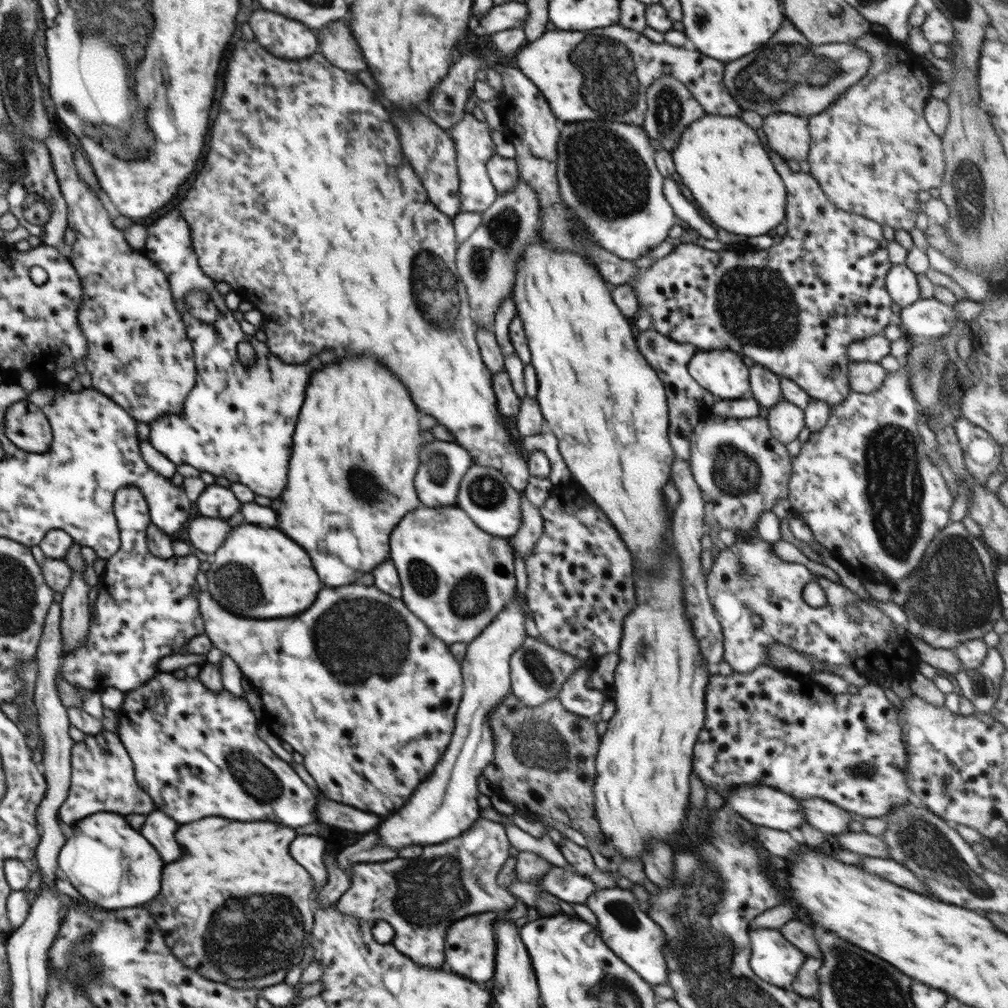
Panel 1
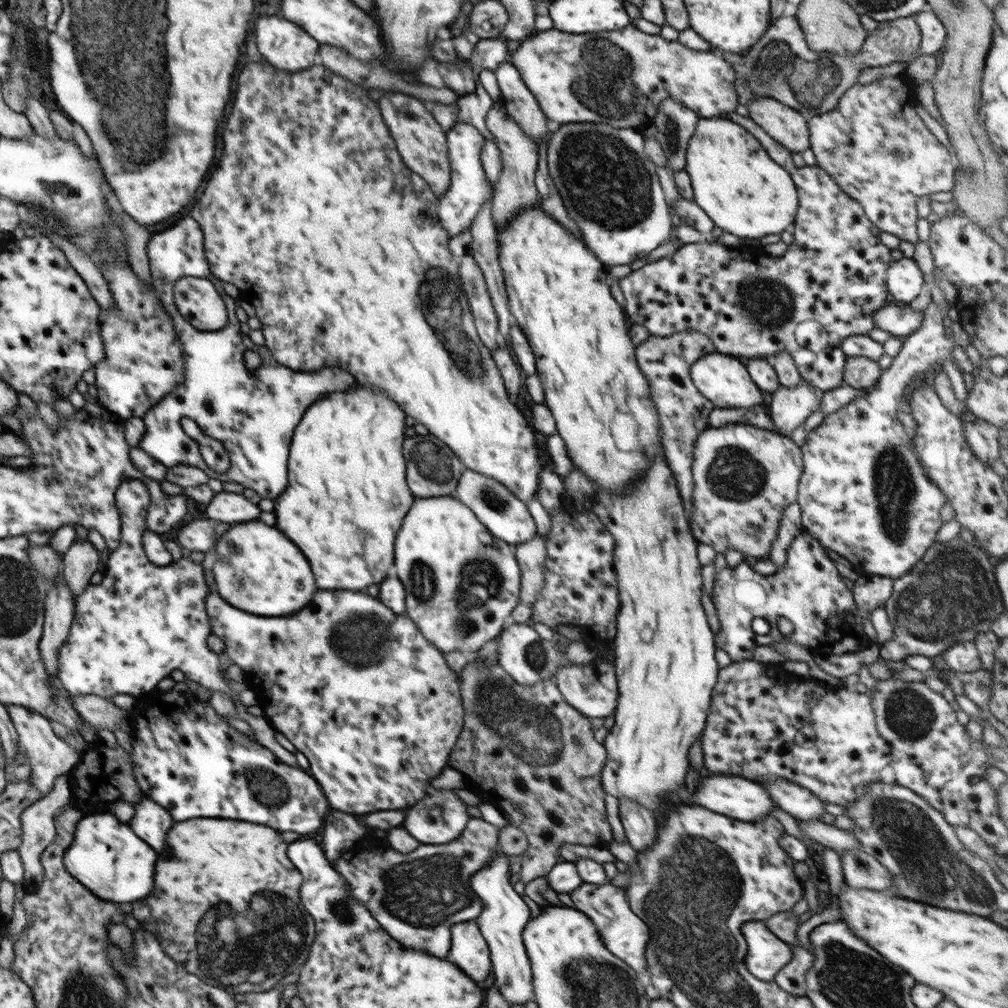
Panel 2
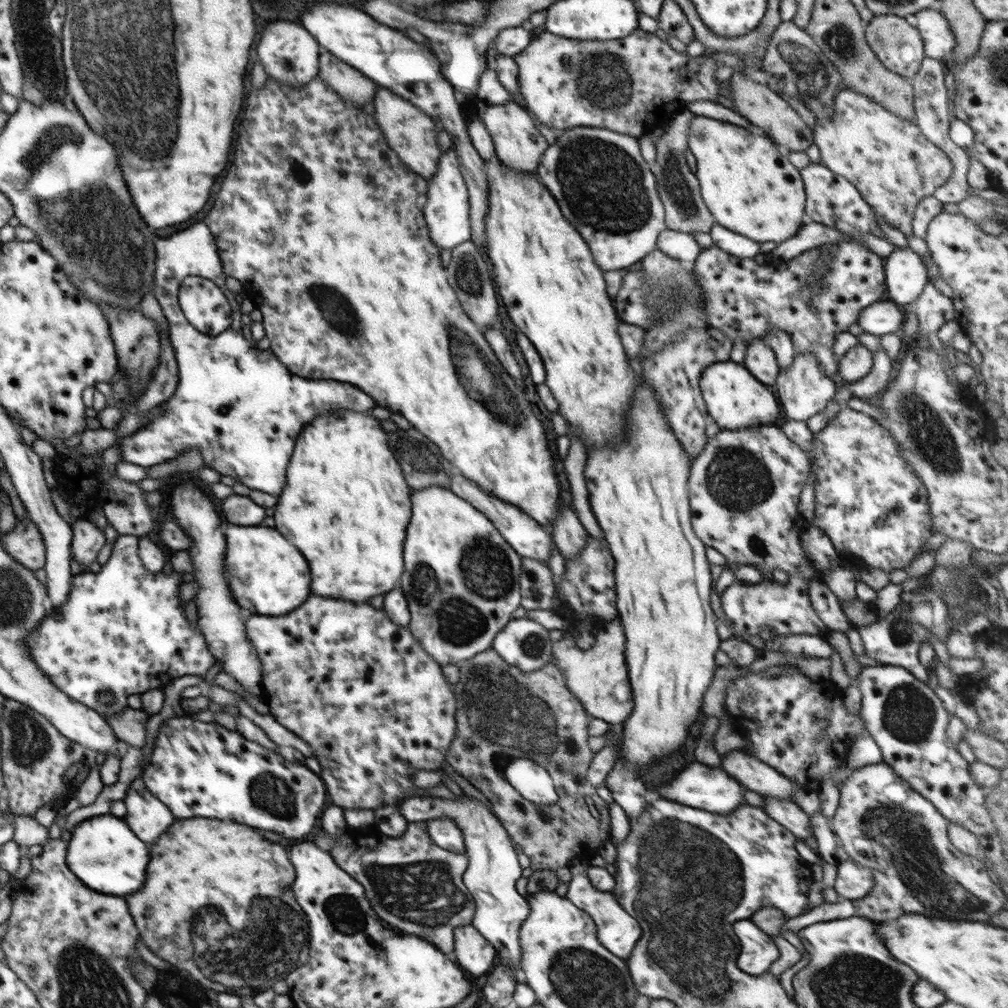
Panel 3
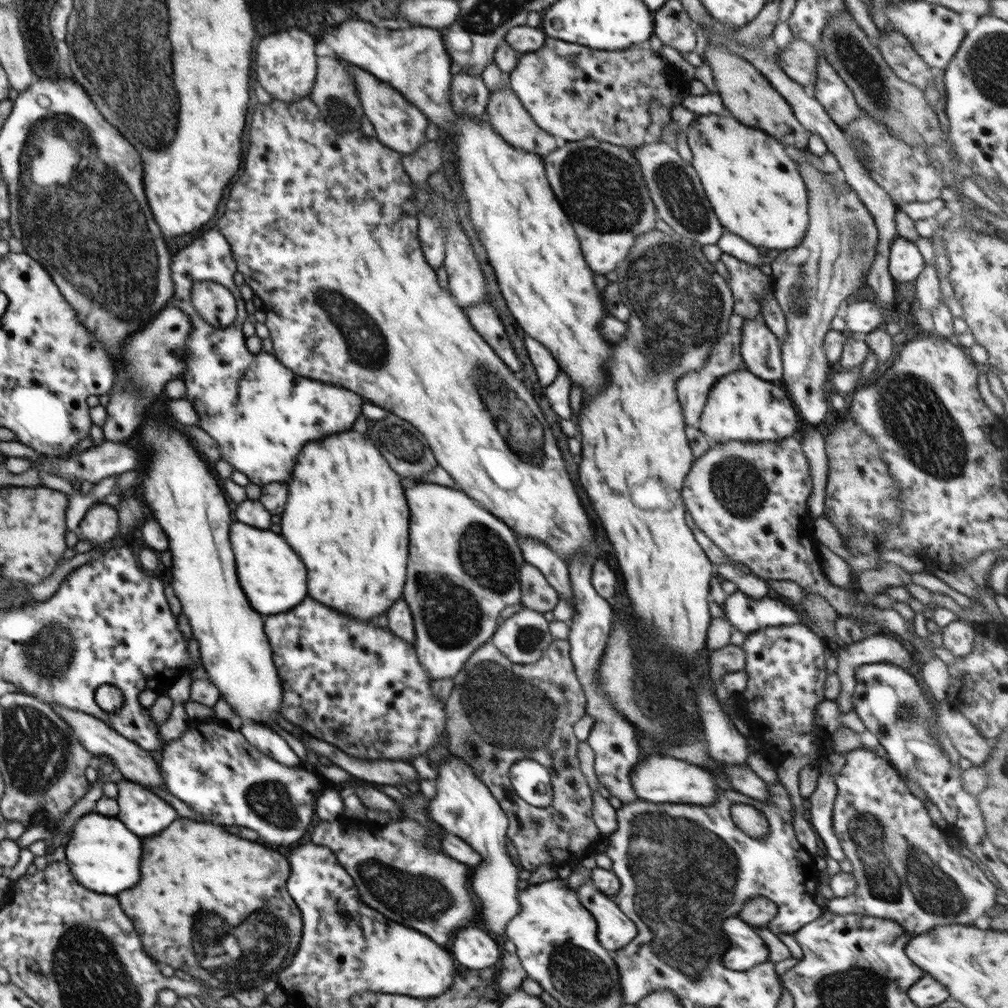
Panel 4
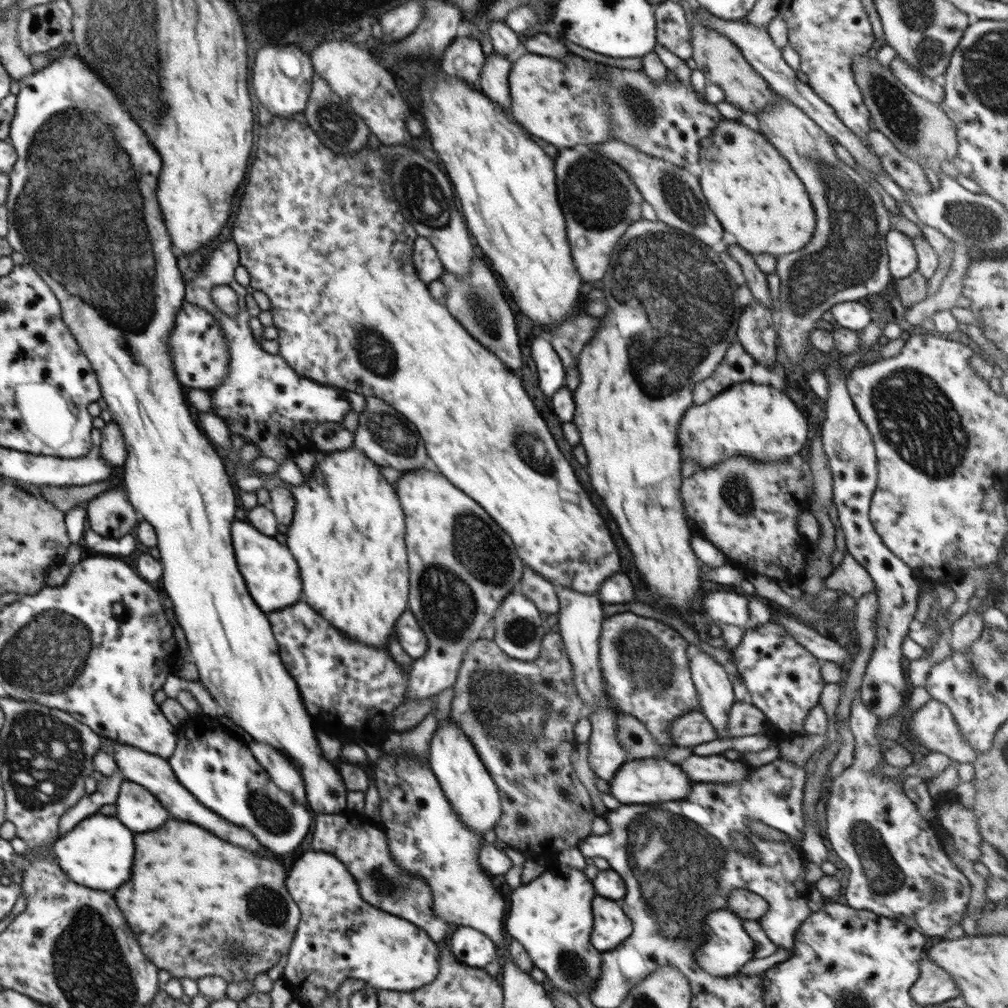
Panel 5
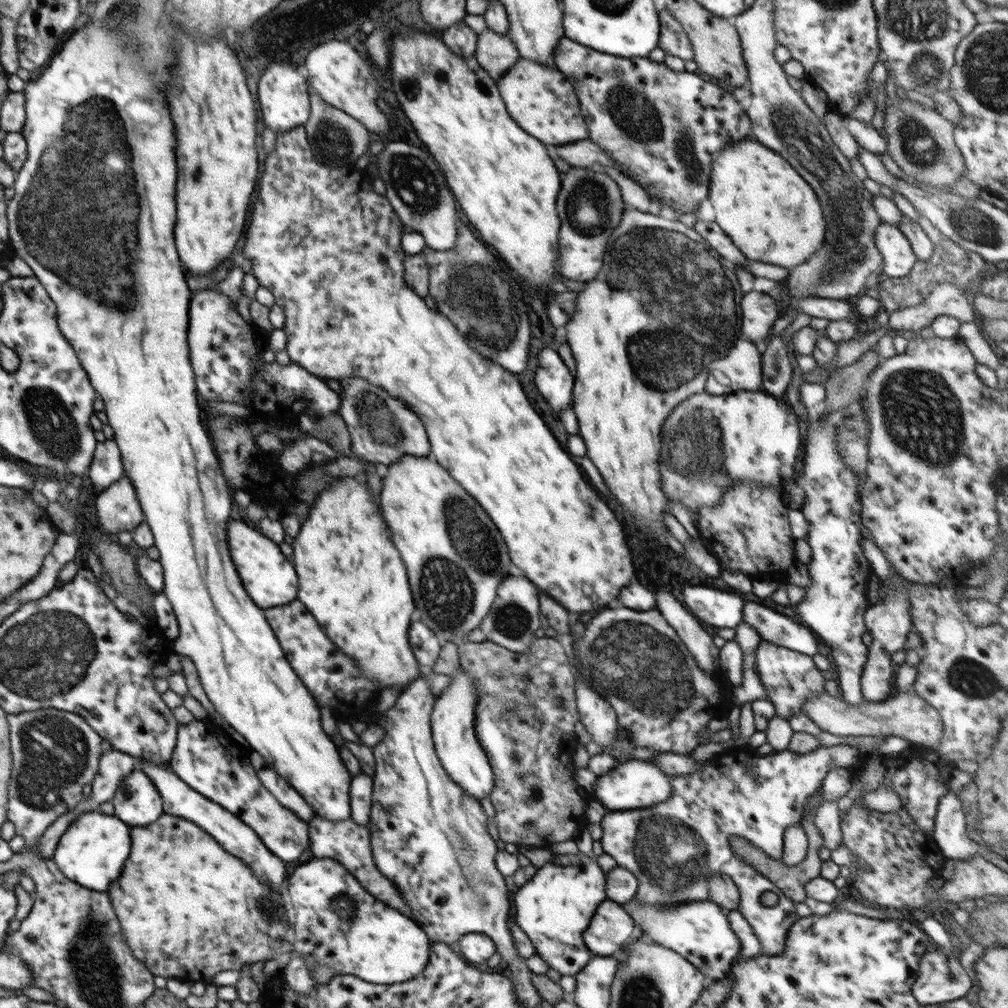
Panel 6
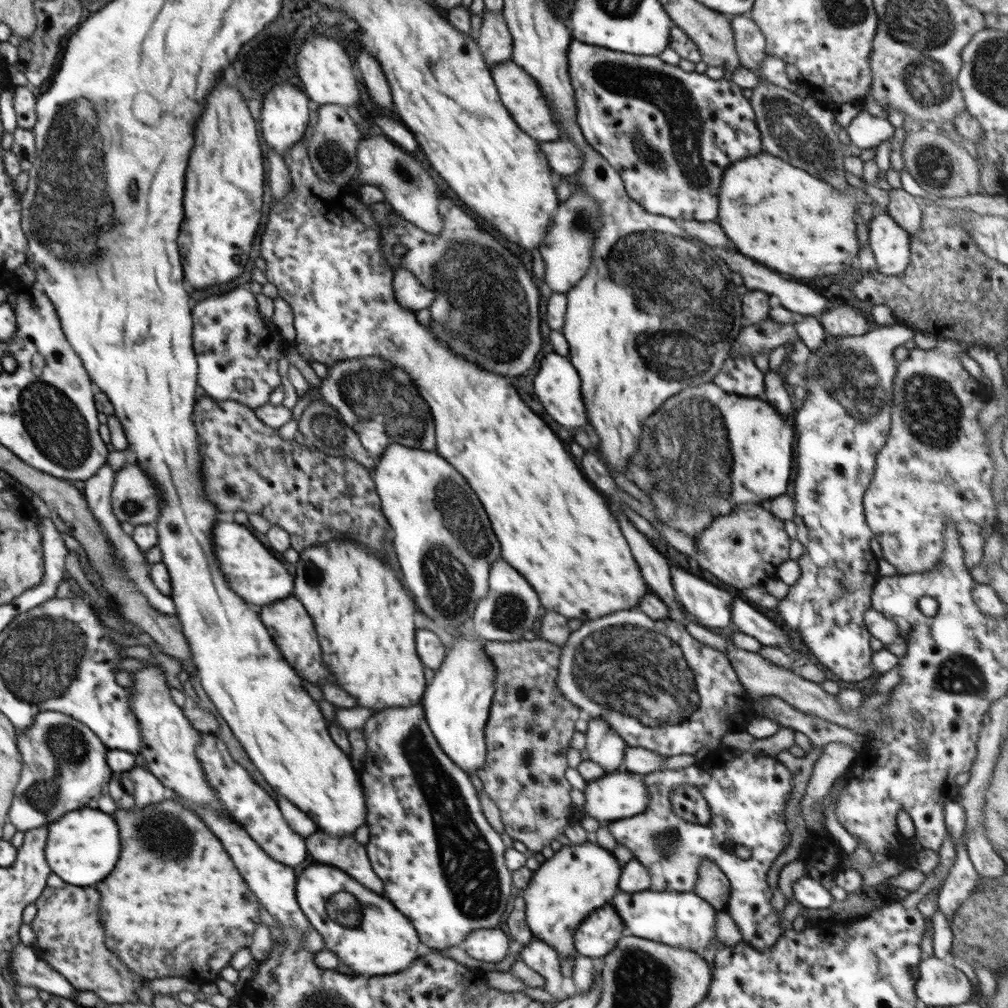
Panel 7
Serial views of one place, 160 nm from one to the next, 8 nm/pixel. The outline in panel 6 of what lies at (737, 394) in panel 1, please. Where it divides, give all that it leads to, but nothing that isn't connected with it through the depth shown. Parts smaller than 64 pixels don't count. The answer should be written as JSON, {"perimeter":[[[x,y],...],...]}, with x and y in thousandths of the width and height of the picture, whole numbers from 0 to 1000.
{"perimeter":[[[732,387],[720,392],[688,390],[687,395],[675,399],[656,423],[657,458],[654,464],[662,498],[678,498],[679,502],[693,510],[695,502],[713,500],[717,488],[731,480],[731,476],[745,476],[756,482],[776,485],[780,478],[790,473],[788,458],[794,444],[792,427],[792,413],[786,404],[776,395],[772,396],[756,387]]]}

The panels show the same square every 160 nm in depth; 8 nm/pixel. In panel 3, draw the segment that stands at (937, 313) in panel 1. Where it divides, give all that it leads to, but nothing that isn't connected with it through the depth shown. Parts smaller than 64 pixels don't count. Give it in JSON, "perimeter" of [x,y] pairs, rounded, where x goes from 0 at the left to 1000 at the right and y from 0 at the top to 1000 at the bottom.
{"perimeter":[[[868,300],[852,310],[850,320],[856,329],[875,333],[883,330],[893,331],[897,318],[895,310],[889,305],[889,300]]]}

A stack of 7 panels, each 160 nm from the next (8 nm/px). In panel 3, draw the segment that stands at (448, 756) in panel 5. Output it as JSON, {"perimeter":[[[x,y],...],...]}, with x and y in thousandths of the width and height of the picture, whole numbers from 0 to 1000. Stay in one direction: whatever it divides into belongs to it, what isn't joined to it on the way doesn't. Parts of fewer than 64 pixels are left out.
{"perimeter":[[[460,786],[449,793],[441,791],[407,790],[397,796],[397,806],[404,815],[417,815],[447,812],[460,827],[465,856],[459,867],[459,877],[471,894],[468,919],[490,938],[496,954],[511,962],[511,973],[517,974],[517,938],[514,922],[525,908],[523,892],[512,884],[512,875],[518,871],[510,836],[504,824],[482,798],[470,794]]]}

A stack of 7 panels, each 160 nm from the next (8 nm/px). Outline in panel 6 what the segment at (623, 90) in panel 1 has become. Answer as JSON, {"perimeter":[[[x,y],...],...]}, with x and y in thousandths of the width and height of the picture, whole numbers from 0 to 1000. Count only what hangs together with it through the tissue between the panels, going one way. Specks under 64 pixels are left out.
{"perimeter":[[[516,58],[493,79],[493,87],[506,116],[545,147],[583,138],[570,85],[554,67]]]}

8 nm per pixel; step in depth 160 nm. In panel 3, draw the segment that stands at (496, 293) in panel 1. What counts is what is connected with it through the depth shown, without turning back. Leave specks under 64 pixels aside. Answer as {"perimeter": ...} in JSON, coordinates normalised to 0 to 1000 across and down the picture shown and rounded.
{"perimeter":[[[508,100],[502,103],[481,105],[478,107],[477,117],[488,136],[491,155],[496,163],[509,170],[516,170],[517,173],[529,173],[533,170],[545,144],[540,135],[536,133],[536,129],[532,127],[526,113],[522,111],[522,107]]]}

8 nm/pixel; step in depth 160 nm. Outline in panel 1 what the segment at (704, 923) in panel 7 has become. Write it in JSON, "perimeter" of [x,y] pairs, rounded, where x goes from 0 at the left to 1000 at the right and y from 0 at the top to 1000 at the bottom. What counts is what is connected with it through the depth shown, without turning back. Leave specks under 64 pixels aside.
{"perimeter":[[[746,920],[743,930],[743,957],[750,968],[775,981],[786,983],[786,974],[800,947],[786,938],[772,923]]]}

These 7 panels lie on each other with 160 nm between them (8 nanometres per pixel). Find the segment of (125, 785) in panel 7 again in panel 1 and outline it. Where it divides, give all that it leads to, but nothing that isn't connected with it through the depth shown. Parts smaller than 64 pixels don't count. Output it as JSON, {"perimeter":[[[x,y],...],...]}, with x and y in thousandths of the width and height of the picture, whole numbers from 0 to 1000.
{"perimeter":[[[153,804],[145,810],[143,819],[139,821],[139,827],[157,843],[163,855],[173,855],[179,851],[179,839],[173,833],[173,825],[177,823],[177,817],[163,806]]]}

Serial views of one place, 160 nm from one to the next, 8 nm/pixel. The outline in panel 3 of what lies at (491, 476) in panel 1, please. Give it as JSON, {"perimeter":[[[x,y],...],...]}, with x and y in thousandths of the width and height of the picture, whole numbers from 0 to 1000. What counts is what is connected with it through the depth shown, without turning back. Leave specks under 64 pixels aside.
{"perimeter":[[[448,469],[445,474],[444,484],[465,498],[469,503],[472,503],[484,516],[496,527],[496,530],[502,535],[502,538],[517,552],[529,554],[529,556],[539,557],[540,561],[544,561],[546,548],[548,548],[549,531],[541,528],[538,521],[532,516],[526,514],[521,508],[516,505],[484,490],[478,486],[469,476],[465,476],[461,472],[453,469]]]}

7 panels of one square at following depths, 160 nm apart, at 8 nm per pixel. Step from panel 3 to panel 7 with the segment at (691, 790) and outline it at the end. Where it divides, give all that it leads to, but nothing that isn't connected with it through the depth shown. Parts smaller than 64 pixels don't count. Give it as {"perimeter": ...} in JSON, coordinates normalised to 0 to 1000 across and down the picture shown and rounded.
{"perimeter":[[[622,764],[619,767],[613,765],[601,767],[591,774],[582,775],[578,785],[581,792],[579,798],[581,810],[590,812],[596,817],[602,817],[605,814],[615,814],[617,812],[635,808],[640,800],[643,800],[643,789],[645,789],[639,772],[637,768],[629,768]]]}

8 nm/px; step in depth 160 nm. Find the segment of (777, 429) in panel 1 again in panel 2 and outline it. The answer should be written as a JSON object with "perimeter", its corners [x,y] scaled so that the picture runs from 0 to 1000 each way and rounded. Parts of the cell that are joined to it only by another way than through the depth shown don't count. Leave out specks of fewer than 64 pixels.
{"perimeter":[[[796,376],[789,384],[777,384],[774,382],[766,390],[763,414],[768,420],[768,423],[772,425],[770,429],[784,434],[785,429],[799,419],[800,415],[802,415],[806,409],[813,407],[814,395],[813,393],[810,393],[808,389],[812,389],[811,385],[806,380]]]}

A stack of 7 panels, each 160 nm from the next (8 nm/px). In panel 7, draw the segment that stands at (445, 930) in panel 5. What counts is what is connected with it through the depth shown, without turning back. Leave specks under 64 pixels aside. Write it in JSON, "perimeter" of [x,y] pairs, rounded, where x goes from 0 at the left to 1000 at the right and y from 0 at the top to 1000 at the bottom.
{"perimeter":[[[313,823],[303,832],[305,846],[315,857],[333,859],[349,871],[353,871],[365,883],[381,888],[381,875],[370,864],[362,839],[357,838],[351,831],[350,827],[343,831],[340,828],[331,831],[318,823]]]}

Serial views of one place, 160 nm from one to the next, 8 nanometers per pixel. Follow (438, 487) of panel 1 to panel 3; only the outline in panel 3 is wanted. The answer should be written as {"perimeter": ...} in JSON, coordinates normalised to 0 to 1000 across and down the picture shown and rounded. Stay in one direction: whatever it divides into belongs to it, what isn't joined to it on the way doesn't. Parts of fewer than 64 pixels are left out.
{"perimeter":[[[411,424],[393,429],[385,428],[384,441],[395,456],[404,481],[409,486],[419,486],[425,484],[425,482],[444,484],[445,474],[448,469],[451,469],[451,465],[438,452],[435,442]]]}

